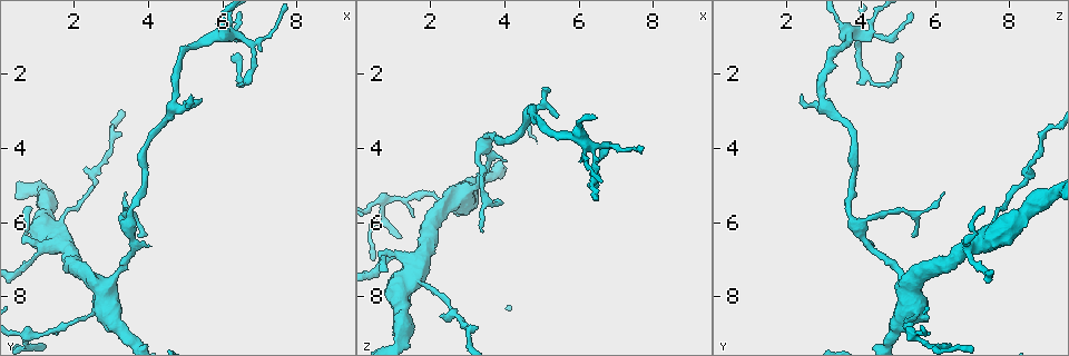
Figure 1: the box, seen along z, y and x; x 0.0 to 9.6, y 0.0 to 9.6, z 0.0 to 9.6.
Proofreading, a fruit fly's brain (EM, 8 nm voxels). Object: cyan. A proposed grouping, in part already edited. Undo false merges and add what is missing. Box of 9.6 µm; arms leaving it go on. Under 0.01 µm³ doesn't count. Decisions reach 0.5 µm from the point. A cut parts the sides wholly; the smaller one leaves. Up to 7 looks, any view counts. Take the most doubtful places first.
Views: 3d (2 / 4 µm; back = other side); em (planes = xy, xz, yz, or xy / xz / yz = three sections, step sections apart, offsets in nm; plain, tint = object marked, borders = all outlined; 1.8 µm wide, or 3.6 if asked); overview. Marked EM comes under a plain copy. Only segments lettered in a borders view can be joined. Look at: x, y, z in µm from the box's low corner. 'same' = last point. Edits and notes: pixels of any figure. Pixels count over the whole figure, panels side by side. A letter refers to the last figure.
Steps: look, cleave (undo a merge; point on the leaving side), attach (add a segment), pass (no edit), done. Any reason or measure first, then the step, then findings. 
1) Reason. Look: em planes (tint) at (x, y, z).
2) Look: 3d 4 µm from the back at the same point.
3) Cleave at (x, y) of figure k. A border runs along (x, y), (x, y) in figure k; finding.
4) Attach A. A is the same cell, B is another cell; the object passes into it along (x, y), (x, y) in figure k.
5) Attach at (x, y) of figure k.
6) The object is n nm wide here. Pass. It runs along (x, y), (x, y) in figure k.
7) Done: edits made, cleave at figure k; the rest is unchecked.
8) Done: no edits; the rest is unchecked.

Look: 3d 2 µm at (6.20, 0.95, 3.95).

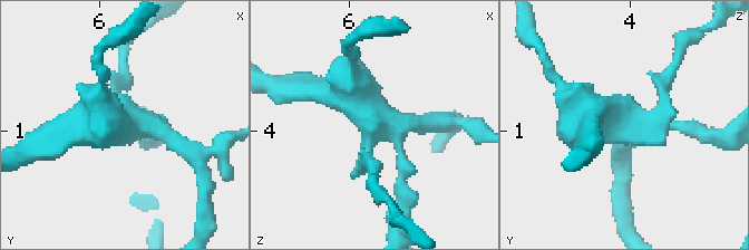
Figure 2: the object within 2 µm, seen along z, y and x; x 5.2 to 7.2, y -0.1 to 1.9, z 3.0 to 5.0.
Need the tissue. Look: em 3.6 µm planes (borders) at (6.26, 0.96, 3.92).

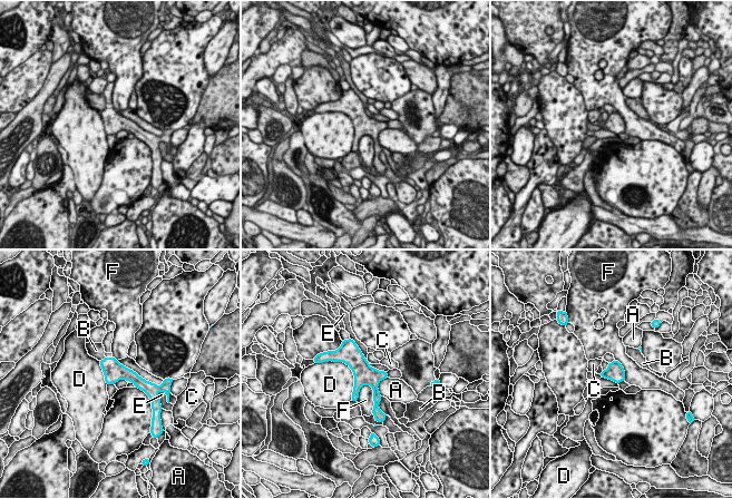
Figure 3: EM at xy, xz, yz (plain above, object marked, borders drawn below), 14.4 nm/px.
Pass. A, B, C, D, E and F are other cells; it runs along (345, 350), (373, 381), (377, 400) in figure 3; continuous, no second cell.

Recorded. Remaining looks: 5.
Look: 3d 4 µm at (1.30, 6.60, 6.95).

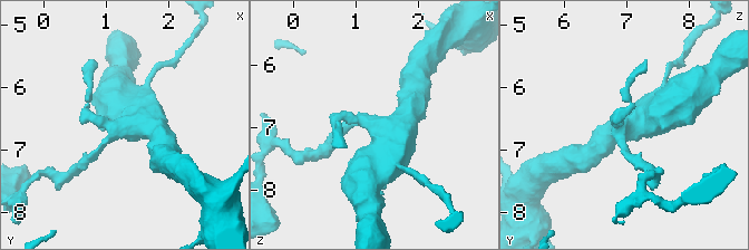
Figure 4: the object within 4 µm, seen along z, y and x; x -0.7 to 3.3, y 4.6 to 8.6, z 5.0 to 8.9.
4 arms meet here; now the EM. Look: em 3.6 µm yz step 8 (borders) at (1.30, 6.65, 6.90).

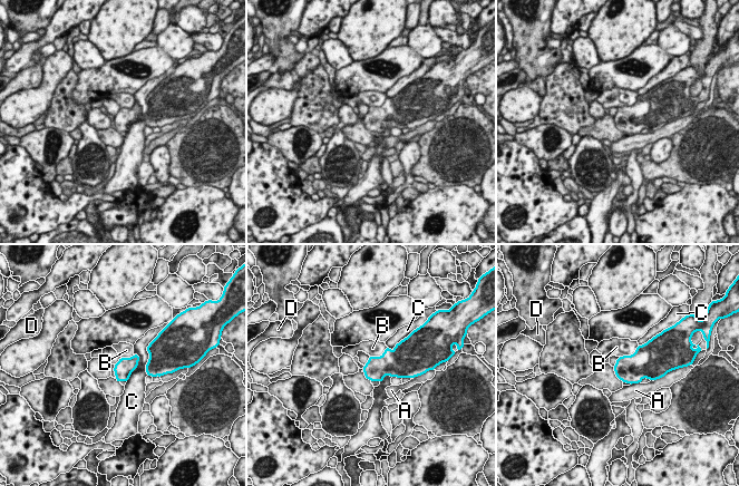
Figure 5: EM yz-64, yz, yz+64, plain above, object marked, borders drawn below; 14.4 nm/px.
Pass. A, B, C and D are other cells; a border runs along (136, 353), (137, 367), (127, 381) in figure 5; all the same cell.

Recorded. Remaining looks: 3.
Thick turns thin. Look: 3d 4 µm at (3.00, 7.60, 5.20).

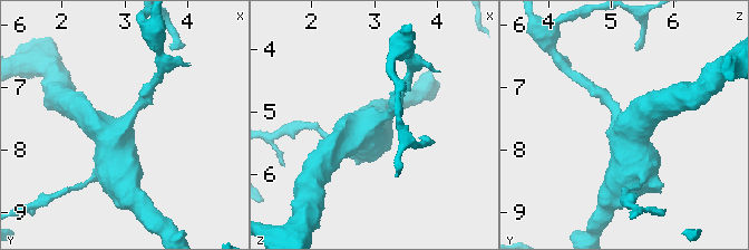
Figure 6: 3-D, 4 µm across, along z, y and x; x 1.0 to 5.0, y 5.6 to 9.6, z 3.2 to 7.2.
Need the tissue. Look: em 3.6 µm planes (borders) at (3.00, 7.65, 5.15).

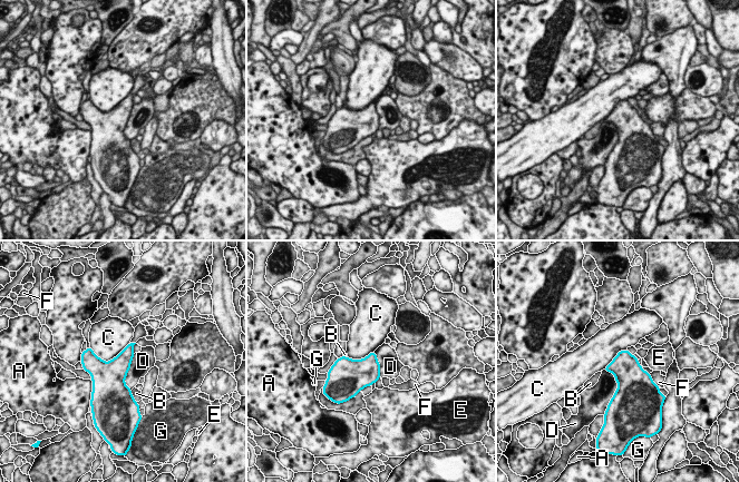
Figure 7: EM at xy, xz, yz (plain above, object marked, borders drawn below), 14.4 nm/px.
The object is 360 nm wide here. Pass. A, B, C, D, E, F and G are other cells; a border runs along (135, 353), (125, 379), (130, 390) in figure 7; all the same cell.

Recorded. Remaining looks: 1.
Done: no edits; the rest is unchecked.

